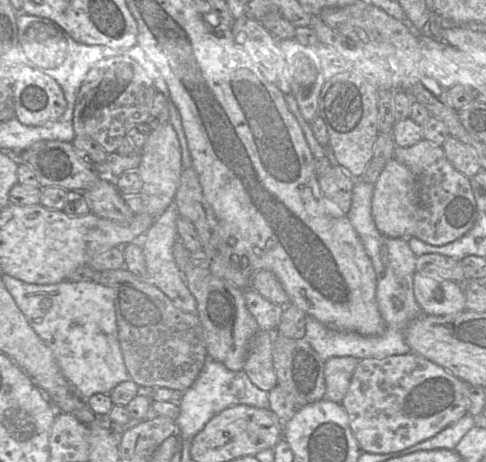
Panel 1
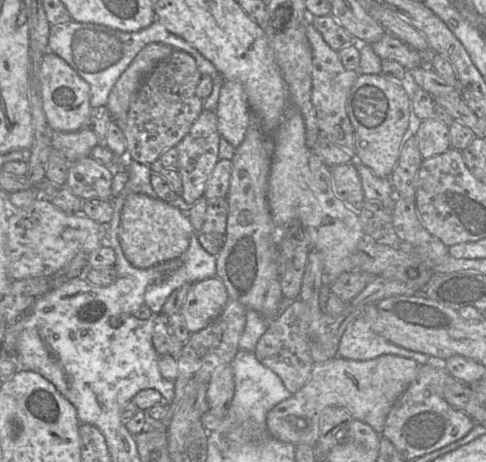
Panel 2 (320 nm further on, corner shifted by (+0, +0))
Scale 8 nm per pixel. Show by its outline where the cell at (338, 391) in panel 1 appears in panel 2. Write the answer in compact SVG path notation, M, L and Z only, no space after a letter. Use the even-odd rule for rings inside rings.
M386 354L371 360L351 360L342 357L314 365L307 383L288 399L274 406L266 416L266 427L274 439L314 446L319 442L320 415L328 406L345 408L355 419L382 433L388 413L417 378L420 364L414 359Z

